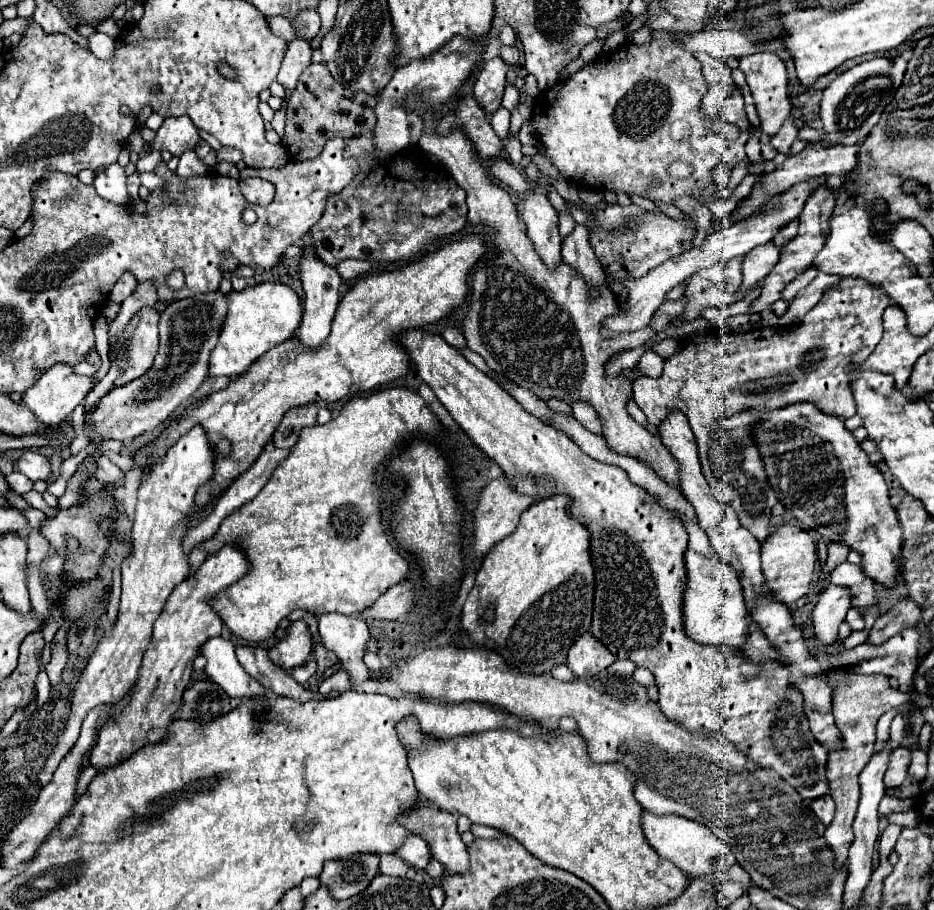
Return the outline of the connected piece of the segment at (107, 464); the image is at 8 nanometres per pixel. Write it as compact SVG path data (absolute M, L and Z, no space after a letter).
M100 456L98 458L98 468L96 468L96 476L102 484L112 484L116 488L124 486L124 472L114 464L110 462L106 456Z

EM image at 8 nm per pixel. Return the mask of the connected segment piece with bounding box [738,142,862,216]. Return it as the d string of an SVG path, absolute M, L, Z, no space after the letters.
M810 142L802 152L794 154L794 156L788 156L784 160L784 164L776 166L774 174L766 174L762 178L762 188L754 188L752 190L752 198L738 210L746 216L746 212L754 212L754 208L758 208L758 204L762 204L762 198L760 198L760 192L768 190L768 192L784 192L786 188L798 184L798 182L806 182L806 180L812 180L812 178L818 178L818 176L830 176L830 174L848 174L852 172L856 166L858 166L858 148L860 148L862 142L858 144L852 144L852 146L844 146L844 144L824 144L824 142Z

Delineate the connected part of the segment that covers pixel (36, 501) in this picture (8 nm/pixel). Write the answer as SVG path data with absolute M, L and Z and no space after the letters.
M31 490L30 492L24 494L23 497L32 508L42 510L47 517L52 517L57 513L57 510L48 510L57 508L49 507L43 499L42 494L36 492L35 490Z

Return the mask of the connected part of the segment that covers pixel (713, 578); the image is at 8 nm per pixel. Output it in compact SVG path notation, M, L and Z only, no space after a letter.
M686 550L684 554L688 584L684 594L684 628L686 634L708 646L724 646L724 648L740 648L748 640L748 610L742 600L742 584L738 572L722 560L706 558L694 550Z

